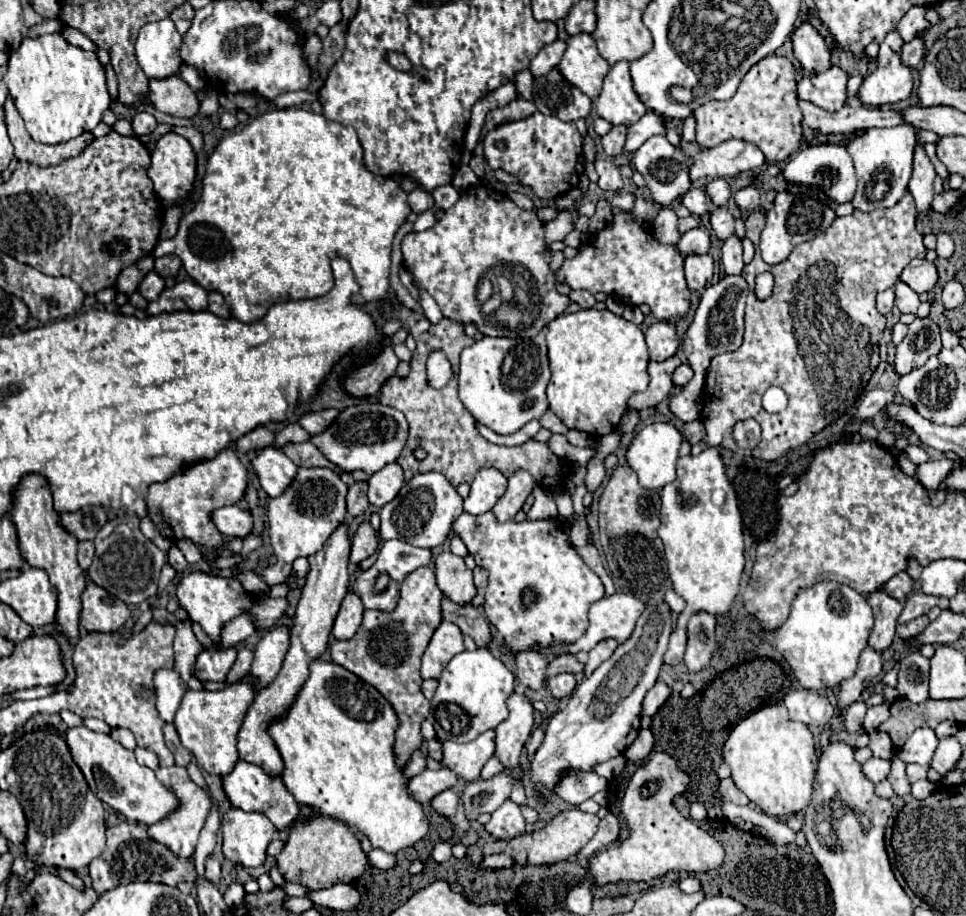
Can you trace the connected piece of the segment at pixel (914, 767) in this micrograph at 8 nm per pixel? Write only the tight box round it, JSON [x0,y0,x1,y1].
[906,763,926,784]

